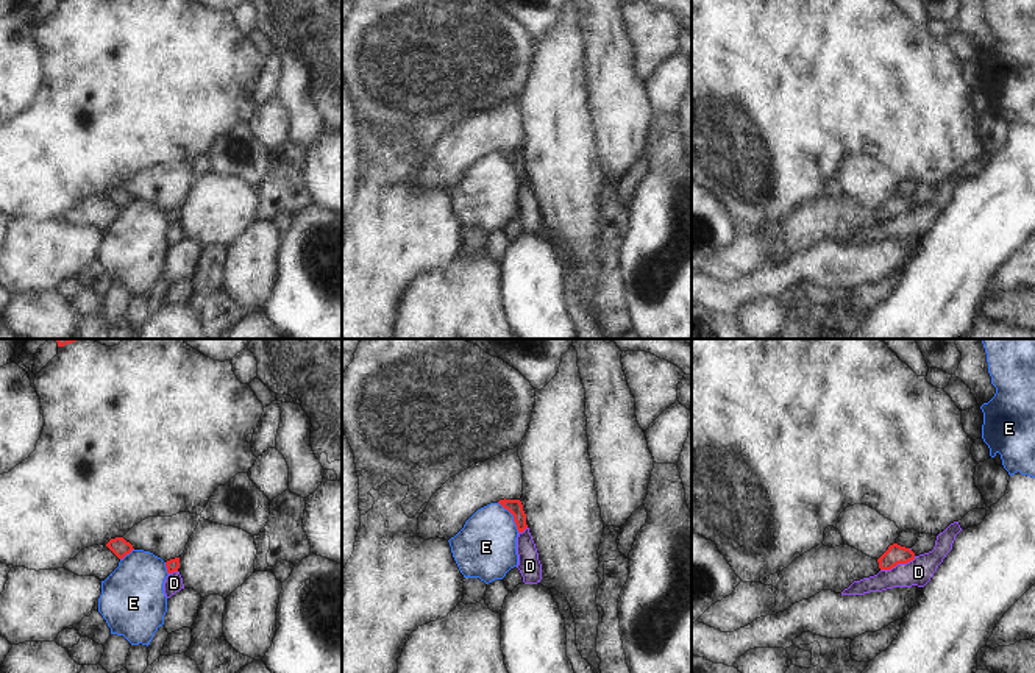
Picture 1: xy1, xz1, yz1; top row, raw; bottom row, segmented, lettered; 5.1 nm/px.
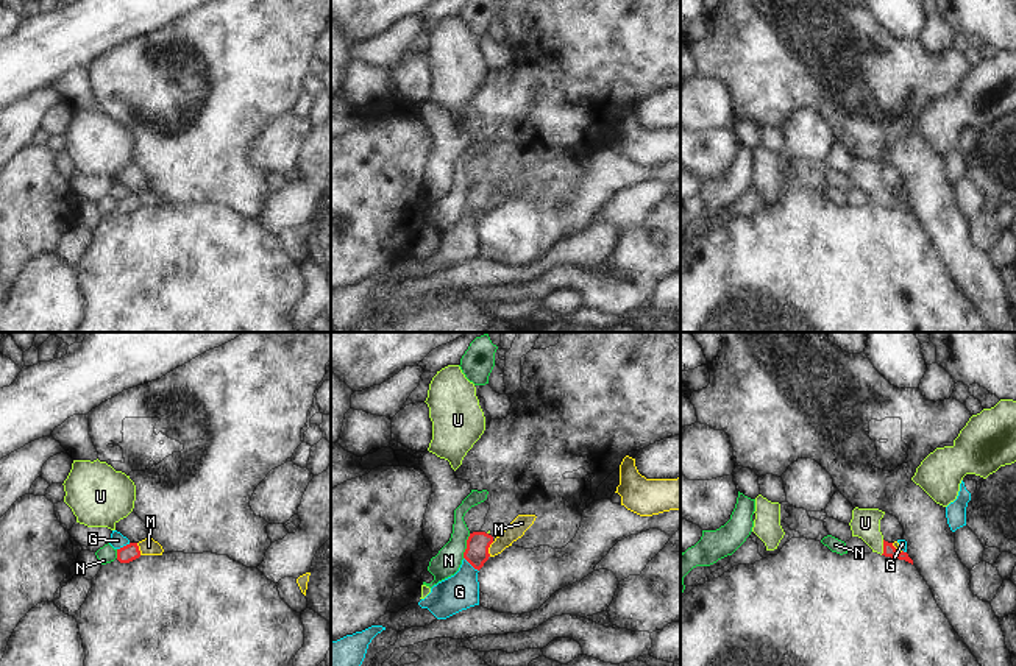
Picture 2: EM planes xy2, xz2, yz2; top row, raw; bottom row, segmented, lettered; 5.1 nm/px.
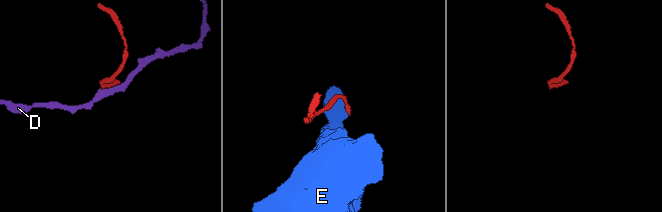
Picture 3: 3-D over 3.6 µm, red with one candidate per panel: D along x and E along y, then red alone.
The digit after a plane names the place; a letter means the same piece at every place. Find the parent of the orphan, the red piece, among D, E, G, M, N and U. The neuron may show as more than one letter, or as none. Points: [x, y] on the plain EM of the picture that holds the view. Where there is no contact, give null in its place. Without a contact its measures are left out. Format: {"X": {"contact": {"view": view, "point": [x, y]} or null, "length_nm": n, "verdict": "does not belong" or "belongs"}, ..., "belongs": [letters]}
{"D": {"contact": {"view": "yz1", "point": [898, 213]}, "length_nm": 200, "verdict": "does not belong"}, "E": {"contact": {"view": "xz1", "point": [514, 167]}, "length_nm": 190, "verdict": "does not belong"}, "G": {"contact": {"view": "xz2", "point": [472, 216]}, "length_nm": 110, "verdict": "does not belong"}, "M": {"contact": {"view": "xz2", "point": [487, 200]}, "length_nm": 80, "verdict": "does not belong"}, "N": {"contact": {"view": "xz2", "point": [467, 197]}, "length_nm": 130, "verdict": "does not belong"}, "U": {"contact": {"view": "yz2", "point": [884, 198]}, "length_nm": 80, "verdict": "belongs"}, "belongs": ["U"]}

